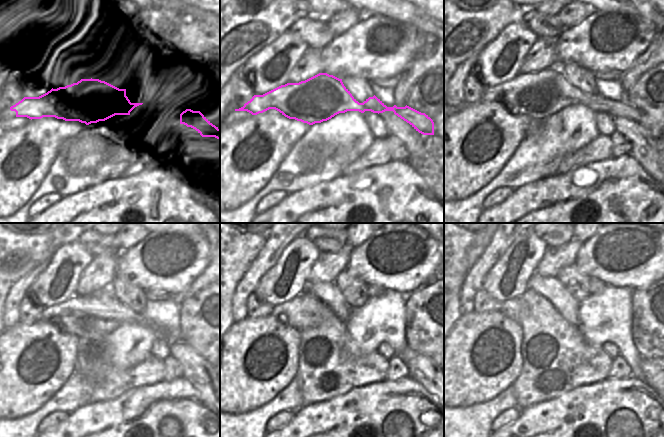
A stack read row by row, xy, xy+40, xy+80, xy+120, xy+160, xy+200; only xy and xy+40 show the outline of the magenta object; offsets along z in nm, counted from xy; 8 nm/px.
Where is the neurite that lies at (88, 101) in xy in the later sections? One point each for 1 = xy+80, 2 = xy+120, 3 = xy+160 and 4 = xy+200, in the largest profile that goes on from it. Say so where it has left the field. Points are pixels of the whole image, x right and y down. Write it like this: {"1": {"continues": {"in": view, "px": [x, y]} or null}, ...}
{"1": {"continues": {"in": "xy+80", "px": [540, 95]}}, "2": {"continues": {"in": "xy+120", "px": [94, 317]}}, "3": {"continues": {"in": "xy+160", "px": [305, 311]}}, "4": {"continues": {"in": "xy+200", "px": [511, 309]}}}

